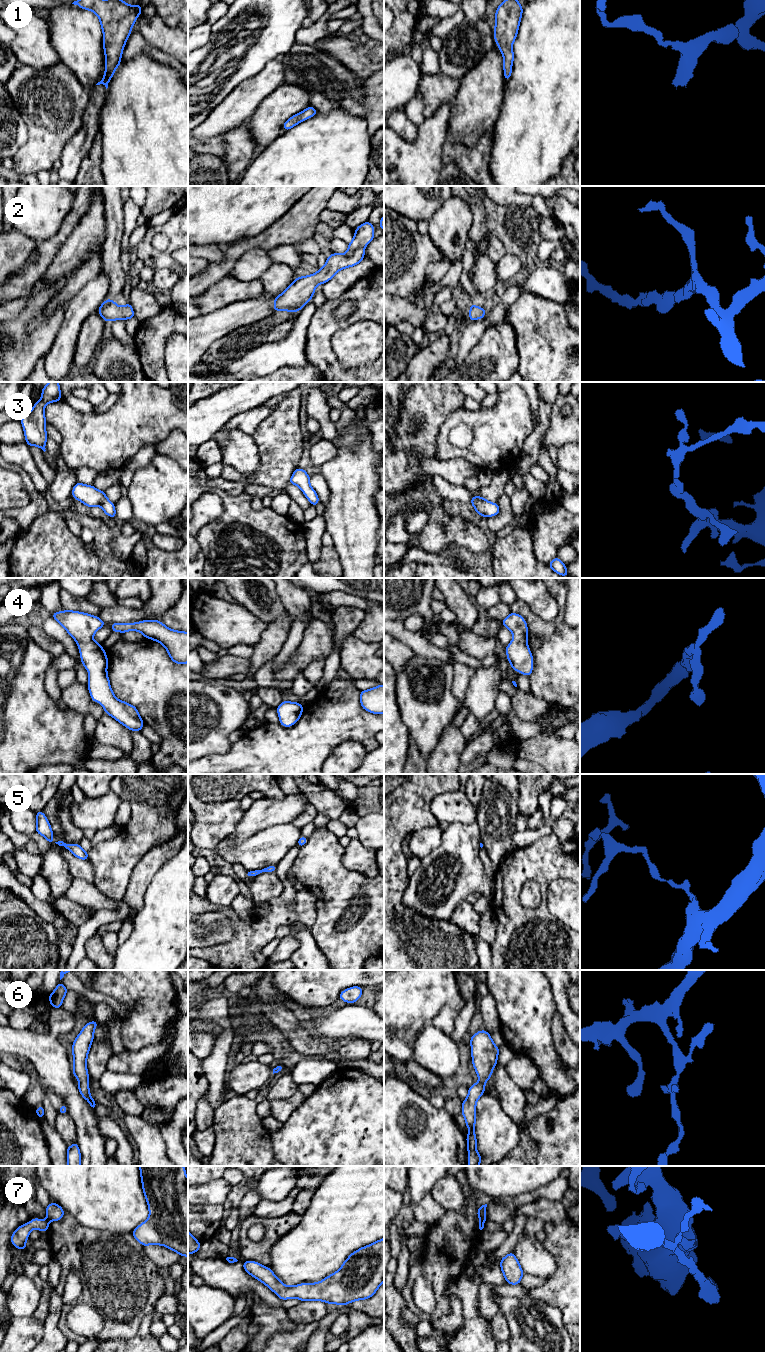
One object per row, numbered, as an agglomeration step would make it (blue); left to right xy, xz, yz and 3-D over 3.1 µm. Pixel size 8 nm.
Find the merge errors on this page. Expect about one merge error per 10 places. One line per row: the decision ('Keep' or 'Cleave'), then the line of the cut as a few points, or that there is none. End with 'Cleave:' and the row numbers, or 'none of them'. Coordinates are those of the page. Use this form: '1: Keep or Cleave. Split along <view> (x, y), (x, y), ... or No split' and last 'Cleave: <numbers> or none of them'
1: Keep. No split
2: Keep. No split
3: Keep. No split
4: Keep. No split
5: Keep. No split
6: Keep. No split
7: Cleave. Split along yz (480, 1219), (483, 1222)
Cleave: 7

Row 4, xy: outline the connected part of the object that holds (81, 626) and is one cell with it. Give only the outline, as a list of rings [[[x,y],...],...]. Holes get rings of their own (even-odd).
[[[71,610],[55,612],[50,616],[61,624],[78,644],[81,662],[89,673],[87,687],[91,699],[101,703],[106,714],[129,730],[141,731],[145,723],[135,706],[115,697],[107,674],[106,652],[101,644],[92,639],[106,623],[97,616]]]

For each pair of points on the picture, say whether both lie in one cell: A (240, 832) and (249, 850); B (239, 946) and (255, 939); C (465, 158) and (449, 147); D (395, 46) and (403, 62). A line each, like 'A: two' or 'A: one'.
A: two
B: one
C: one
D: two

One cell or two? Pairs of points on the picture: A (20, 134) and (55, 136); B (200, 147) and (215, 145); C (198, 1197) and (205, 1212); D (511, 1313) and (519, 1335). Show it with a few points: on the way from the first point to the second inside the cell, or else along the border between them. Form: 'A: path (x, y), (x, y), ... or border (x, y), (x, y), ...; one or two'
A: border (19, 112), (26, 125), (27, 140), (14, 154); two
B: path (204, 147), (211, 146); one
C: border (198, 1204), (222, 1205); two
D: path (516, 1318), (519, 1321), (519, 1330); one

